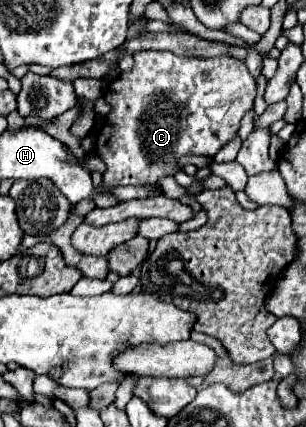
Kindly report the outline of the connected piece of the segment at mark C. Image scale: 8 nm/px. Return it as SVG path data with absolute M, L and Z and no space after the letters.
M141 51L133 55L133 59L135 67L111 81L105 93L105 101L111 105L111 113L95 141L97 155L107 165L103 175L103 189L157 183L165 175L179 171L175 159L181 155L215 157L225 143L235 139L241 127L241 119L247 111L253 109L257 95L255 79L247 71L245 63L227 55L199 59L181 57L169 51Z

